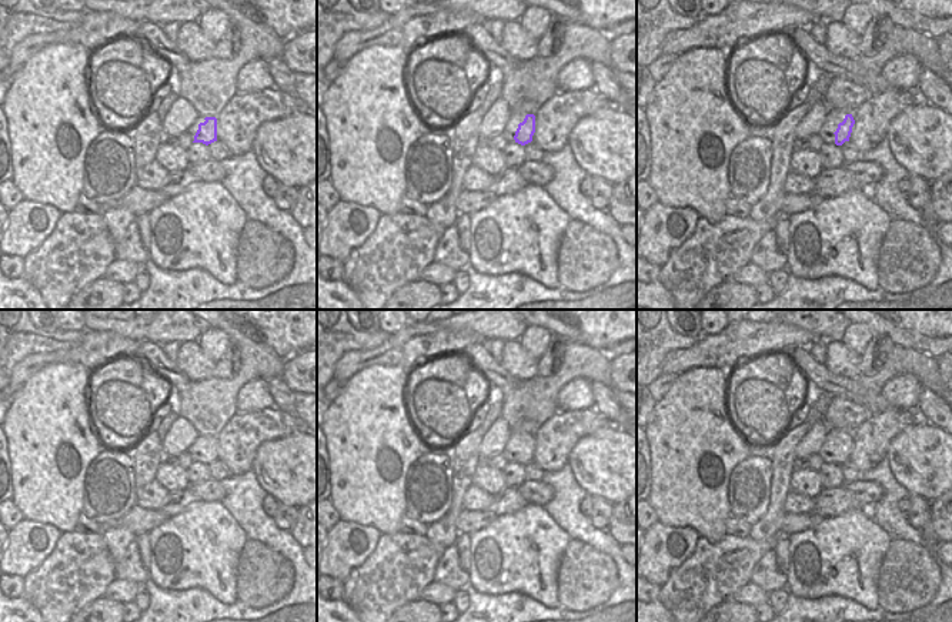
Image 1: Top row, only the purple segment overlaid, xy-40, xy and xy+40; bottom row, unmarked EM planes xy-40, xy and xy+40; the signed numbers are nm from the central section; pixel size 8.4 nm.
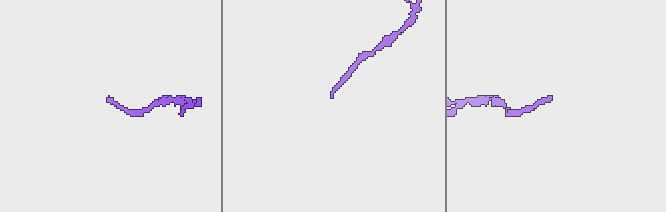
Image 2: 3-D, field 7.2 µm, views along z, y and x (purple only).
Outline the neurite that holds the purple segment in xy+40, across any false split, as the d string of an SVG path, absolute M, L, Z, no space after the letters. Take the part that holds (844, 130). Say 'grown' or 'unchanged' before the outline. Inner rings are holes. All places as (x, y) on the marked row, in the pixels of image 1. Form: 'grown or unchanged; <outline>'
unchanged; M846 114L844 121L838 124L838 128L834 133L836 146L842 146L845 141L849 141L854 124L855 120L852 114Z

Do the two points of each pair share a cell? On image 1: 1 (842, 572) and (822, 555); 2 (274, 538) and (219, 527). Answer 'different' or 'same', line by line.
1: same
2: different

